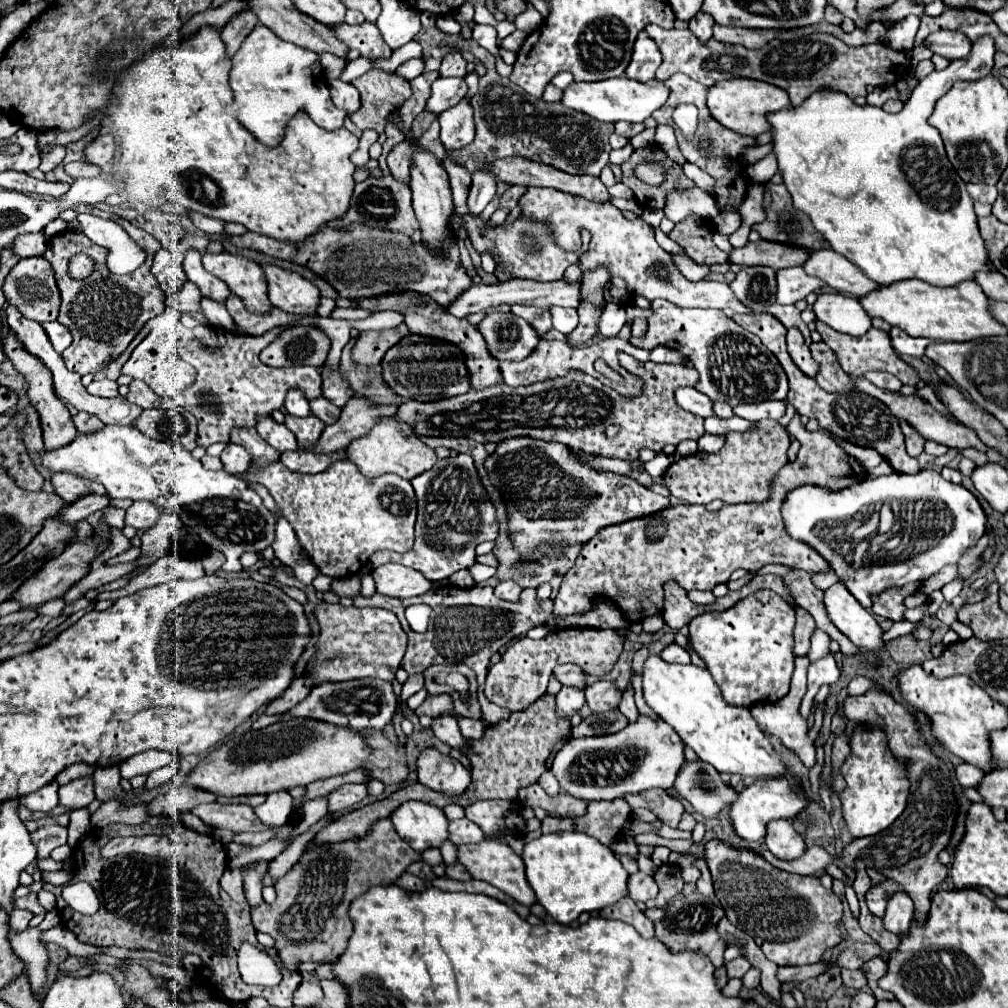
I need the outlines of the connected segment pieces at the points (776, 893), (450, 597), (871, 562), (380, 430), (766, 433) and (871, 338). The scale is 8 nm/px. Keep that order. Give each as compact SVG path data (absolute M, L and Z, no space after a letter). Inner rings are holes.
M710 841L704 859L728 921L746 931L776 965L818 963L826 949L840 945L838 923L842 921L842 901L834 891L824 889L816 875L808 877L772 869L760 855L736 851L722 841Z
M444 585L440 589L432 589L428 591L428 595L420 595L420 597L412 597L412 599L394 599L394 597L386 597L380 593L374 593L372 597L364 597L358 595L354 597L354 607L382 607L392 611L402 629L408 635L408 649L406 655L402 659L402 669L408 675L418 675L424 669L428 669L430 665L458 665L464 663L470 669L476 671L478 675L478 699L482 705L482 721L486 721L488 725L500 723L502 719L508 719L508 715L512 713L506 707L498 707L494 703L490 703L484 695L484 679L488 673L488 663L490 657L500 651L506 643L510 643L514 637L526 633L528 629L540 625L540 623L560 623L560 625L574 625L574 627L592 627L592 629L618 629L618 627L628 627L630 623L624 623L624 615L620 615L620 611L616 611L616 607L612 607L612 603L596 603L596 611L588 611L588 615L572 615L568 619L556 619L552 617L552 601L548 599L548 603L538 601L536 589L524 589L520 599L516 603L508 603L504 599L498 599L492 591L492 587L472 587L472 589L458 589L452 585ZM412 603L426 603L432 607L432 625L428 625L428 631L424 633L416 633L410 629L404 611L408 605Z
M928 467L922 469L916 475L904 475L904 473L890 473L876 479L866 479L864 483L856 483L852 487L846 487L840 493L832 493L822 487L804 485L788 493L784 505L782 505L782 517L786 531L798 539L820 551L824 559L828 559L834 573L842 579L842 583L848 587L848 591L862 603L862 607L870 609L872 595L878 595L880 591L888 587L902 587L912 581L924 581L930 575L938 573L946 565L956 565L960 557L970 549L986 531L986 515L978 503L978 499L964 489L962 485L948 483L936 469ZM884 503L890 503L894 513L894 525L892 525L892 537L882 537L880 533L874 533L866 539L854 539L850 537L856 533L856 525L860 525L860 513L862 519L868 519L870 513L876 511L876 507L882 507Z
M394 417L382 419L376 423L376 429L372 429L368 435L356 439L356 443L348 445L348 459L360 469L360 473L368 479L394 473L402 479L414 479L416 475L428 471L438 461L434 449L424 445L416 435L412 435L410 427L404 427L402 423L396 423Z
M766 419L766 421L760 421L756 423L754 429L750 431L742 431L742 433L728 433L728 439L726 439L726 445L722 447L722 451L718 453L704 453L704 451L698 451L694 455L688 455L688 457L680 457L678 461L674 461L666 473L664 473L664 481L666 481L666 487L670 489L670 493L686 503L700 503L700 505L706 505L714 499L720 499L724 501L726 505L732 505L732 503L762 503L768 499L770 495L770 483L774 479L774 475L788 463L788 451L790 447L790 435L788 431L778 423L778 421L772 421L772 419Z
M816 321L816 331L822 335L822 341L828 343L828 347L832 347L832 351L836 351L836 357L840 359L840 365L844 367L844 371L848 371L848 375L852 377L862 377L864 373L868 371L888 371L892 373L894 377L898 377L902 381L902 385L912 385L916 387L916 383L920 381L916 369L912 369L908 363L904 363L896 351L892 349L890 345L890 339L888 339L888 333L880 331L880 329L874 329L870 327L864 335L860 337L852 337L852 335L846 335L846 333L840 333L840 331L834 331L830 329L826 323L822 321Z

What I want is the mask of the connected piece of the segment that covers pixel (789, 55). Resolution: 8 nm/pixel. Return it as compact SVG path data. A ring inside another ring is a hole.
M658 25L646 27L648 35L656 41L662 53L662 65L654 75L656 81L666 81L676 73L684 73L690 79L712 87L726 79L746 77L756 81L772 83L790 93L792 105L802 105L812 93L820 89L832 89L846 93L850 99L866 97L866 87L882 87L898 83L908 69L908 55L902 51L892 51L886 43L848 47L834 35L812 33L800 41L772 41L760 51L748 51L740 45L728 45L714 41L708 45L698 43L698 39L688 29L662 29Z

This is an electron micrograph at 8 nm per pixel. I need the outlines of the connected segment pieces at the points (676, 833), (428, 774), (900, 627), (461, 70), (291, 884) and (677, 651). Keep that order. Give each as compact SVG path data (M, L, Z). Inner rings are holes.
M663 825L658 831L658 835L667 839L691 839L692 832L683 831L678 828L671 828L667 825Z
M424 749L418 759L418 781L444 795L462 795L472 777L470 771L452 757L440 755L436 749Z
M908 621L894 622L890 630L884 633L884 641L890 641L896 637L912 633L916 627L923 626L923 623L910 623Z
M448 53L442 59L440 77L466 77L466 61L460 53Z
M378 819L368 835L340 843L308 843L298 863L280 879L276 879L276 901L252 907L252 925L260 933L276 939L276 951L288 969L296 969L302 961L330 961L342 955L354 925L348 917L348 907L354 899L374 885L394 883L410 863L422 861L408 843L394 833L390 819ZM300 901L320 907L320 915L288 915L290 907Z
M672 643L672 645L668 645L664 651L662 651L662 655L660 655L666 663L680 663L680 665L688 665L688 663L692 663L690 661L690 655L688 655L688 651L686 649L682 649L680 645L676 645L676 643Z

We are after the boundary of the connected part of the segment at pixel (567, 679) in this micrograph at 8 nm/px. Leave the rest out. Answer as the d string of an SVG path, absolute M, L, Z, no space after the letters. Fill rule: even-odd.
M558 665L558 667L552 671L552 675L554 675L562 685L576 685L576 687L586 689L586 685L584 685L586 677L580 675L580 669L578 669L578 667L572 667L572 665Z

